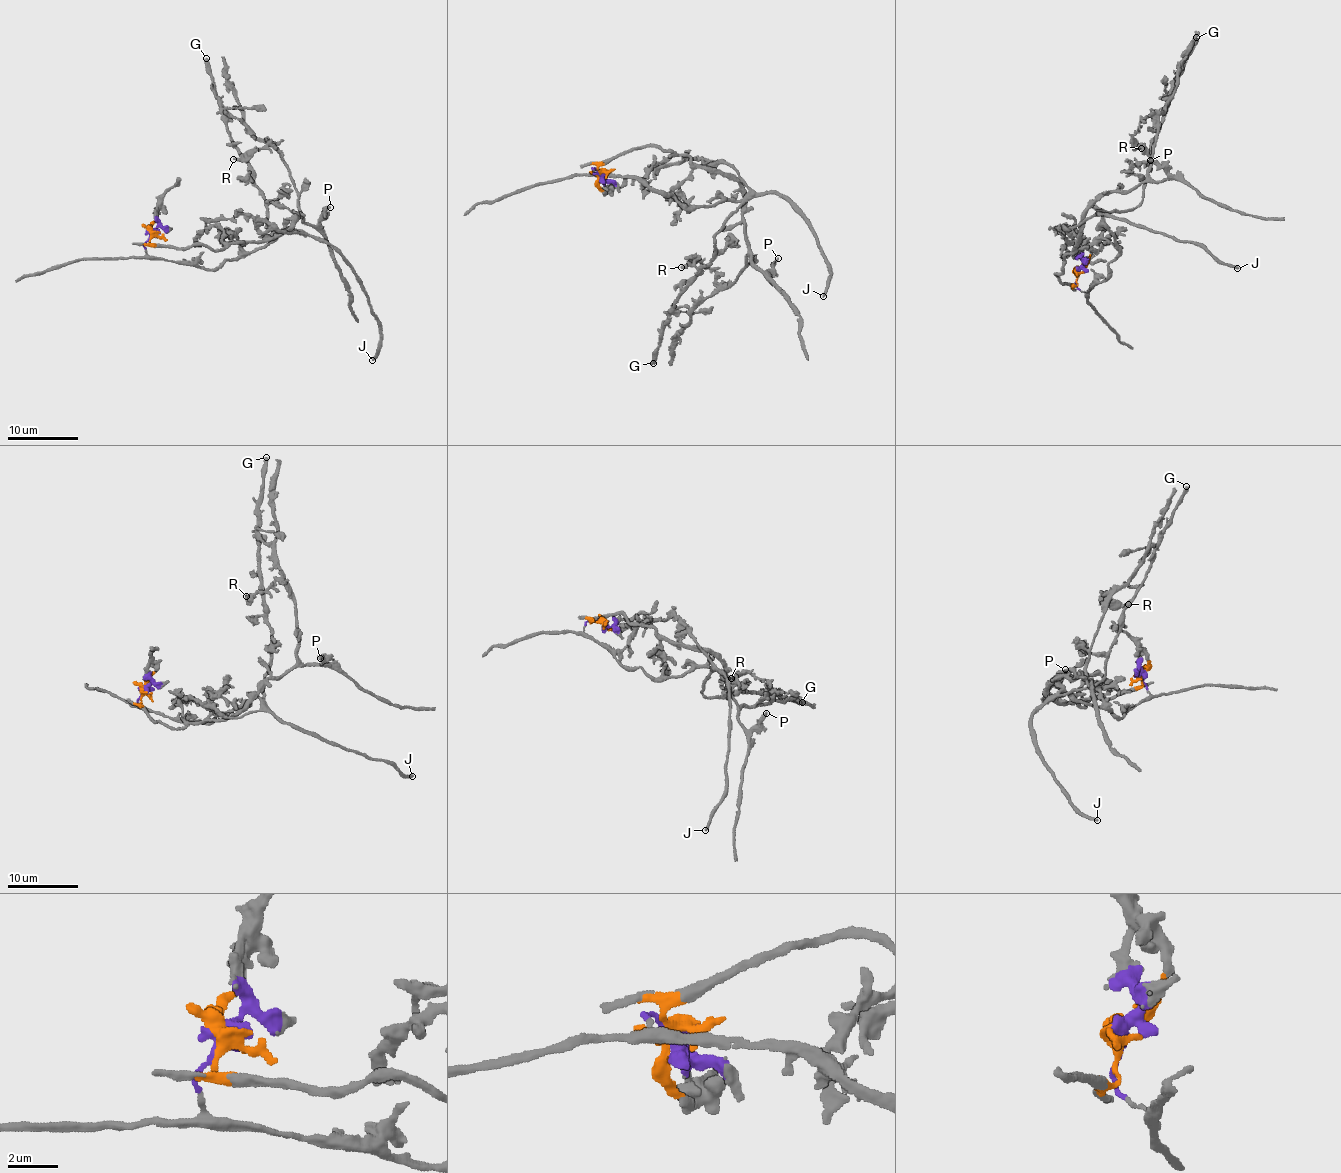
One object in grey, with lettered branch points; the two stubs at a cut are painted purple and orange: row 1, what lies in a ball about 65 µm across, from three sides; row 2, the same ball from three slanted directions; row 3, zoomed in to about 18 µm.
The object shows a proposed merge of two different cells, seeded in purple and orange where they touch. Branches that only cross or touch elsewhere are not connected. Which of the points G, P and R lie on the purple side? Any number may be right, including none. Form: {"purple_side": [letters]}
{"purple_side": ["G"]}

